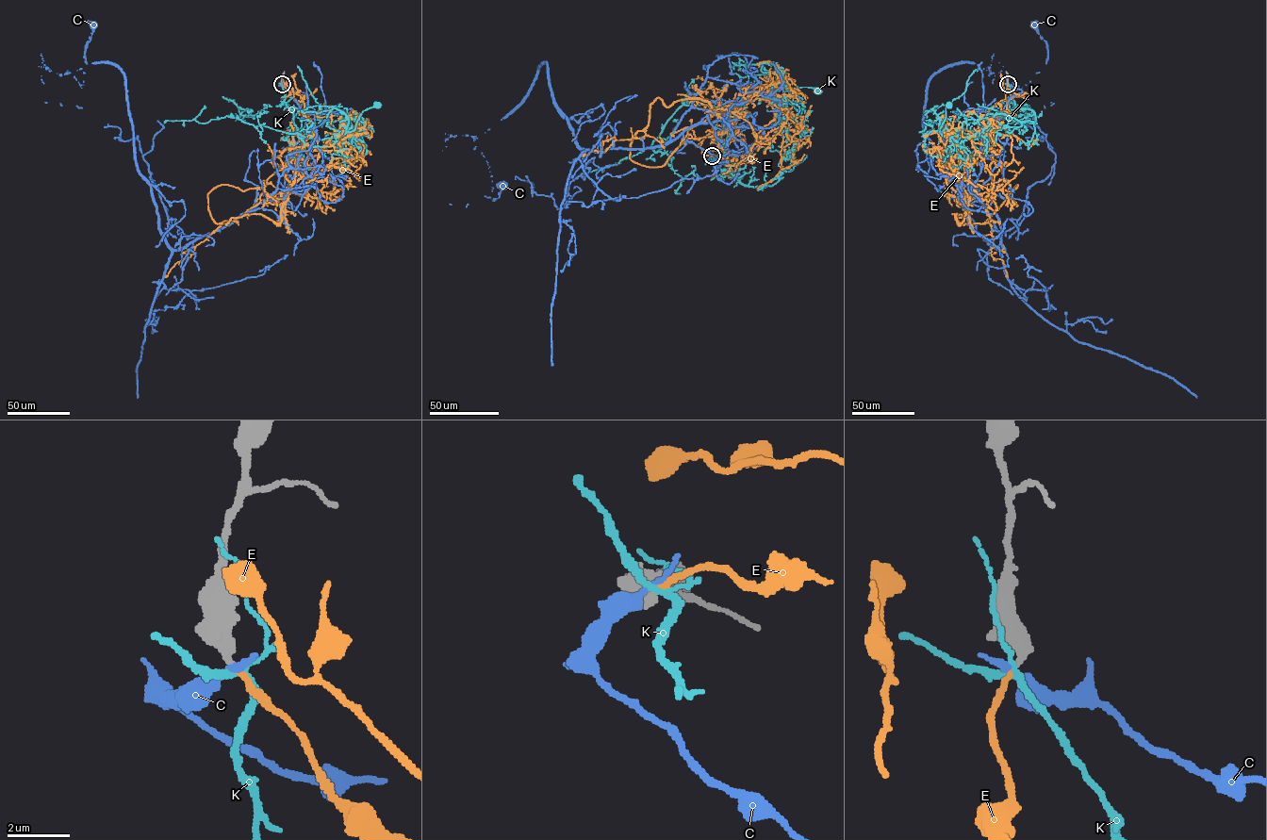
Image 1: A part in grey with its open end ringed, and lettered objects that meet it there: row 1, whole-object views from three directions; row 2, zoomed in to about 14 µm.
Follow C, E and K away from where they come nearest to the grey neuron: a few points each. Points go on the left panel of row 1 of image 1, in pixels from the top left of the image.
C: (282, 84), (314, 124), (296, 181), (173, 249), (123, 73), (67, 73), (81, 88), (88, 20)
E: (282, 84), (301, 97), (311, 121), (308, 137), (264, 186), (215, 187), (208, 210), (222, 222), (164, 277)
K: (282, 84), (284, 102), (293, 110), (297, 133), (307, 138), (322, 140), (353, 131), (361, 112), (377, 105)

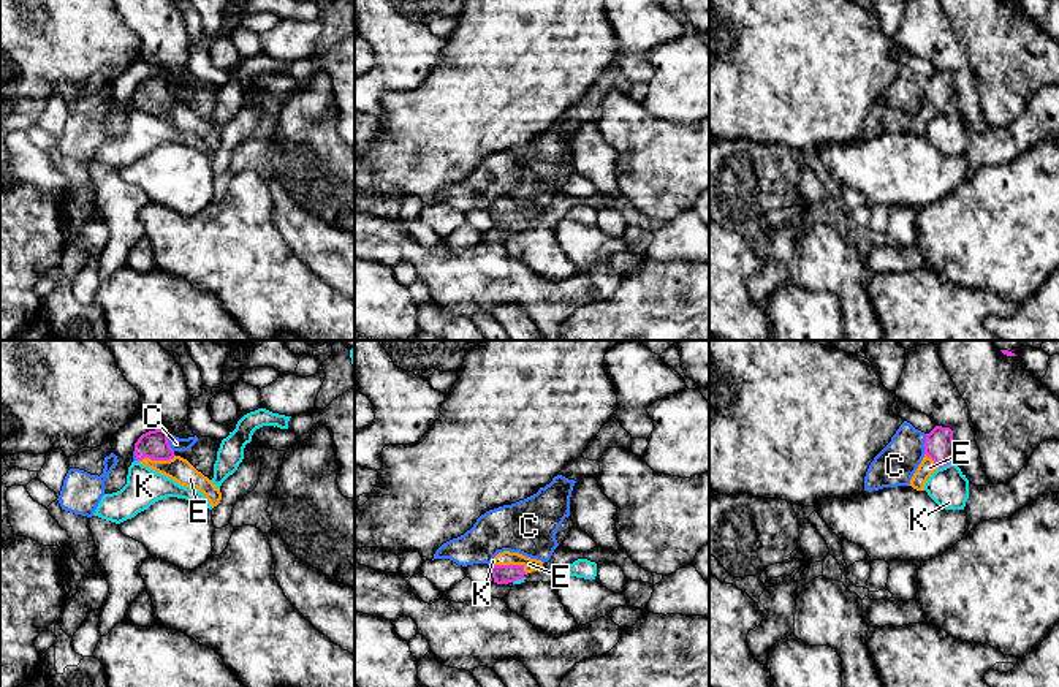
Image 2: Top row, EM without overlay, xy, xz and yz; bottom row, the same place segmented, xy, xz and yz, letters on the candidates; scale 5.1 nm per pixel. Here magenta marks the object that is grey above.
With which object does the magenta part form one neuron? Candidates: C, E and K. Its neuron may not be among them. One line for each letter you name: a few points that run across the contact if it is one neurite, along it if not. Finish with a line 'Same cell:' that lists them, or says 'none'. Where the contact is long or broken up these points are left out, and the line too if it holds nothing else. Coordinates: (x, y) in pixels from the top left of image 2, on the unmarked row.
E: xz (502, 219), (512, 211), (505, 203)
Same cell: E

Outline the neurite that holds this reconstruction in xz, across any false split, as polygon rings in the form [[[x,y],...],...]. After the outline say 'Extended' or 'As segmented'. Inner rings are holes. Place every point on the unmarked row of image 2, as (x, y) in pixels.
[[[503,196],[494,203],[491,218],[494,228],[508,230],[522,225],[527,218],[537,217],[541,212],[541,206],[526,203],[519,198]]]. Extended

